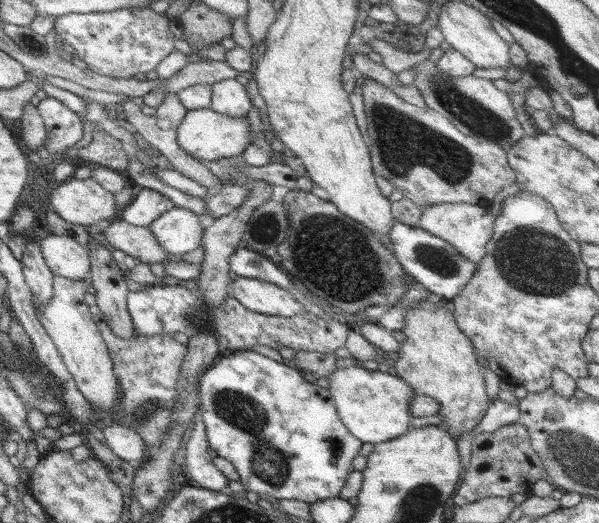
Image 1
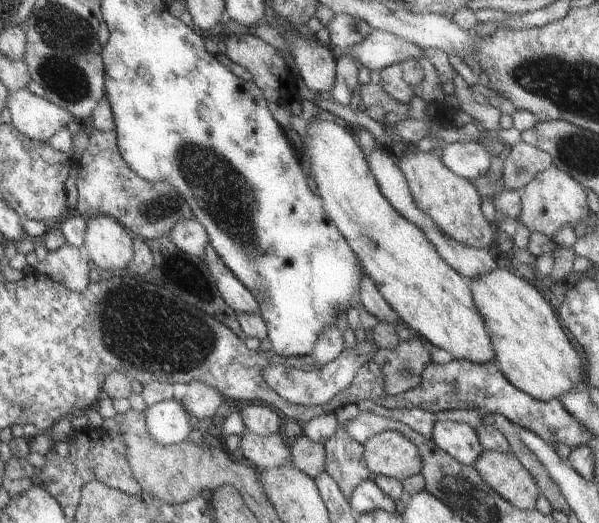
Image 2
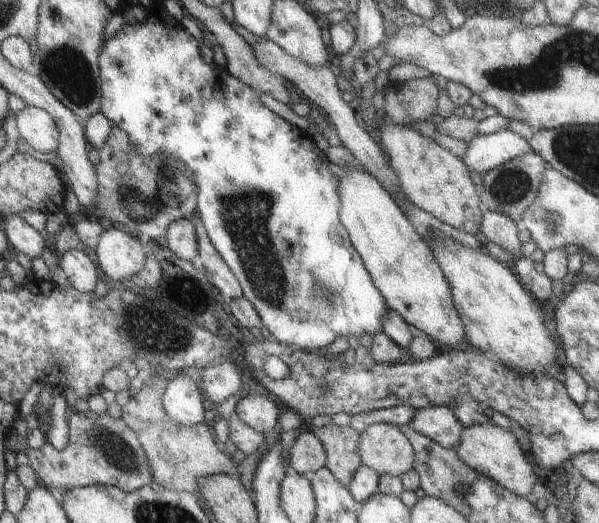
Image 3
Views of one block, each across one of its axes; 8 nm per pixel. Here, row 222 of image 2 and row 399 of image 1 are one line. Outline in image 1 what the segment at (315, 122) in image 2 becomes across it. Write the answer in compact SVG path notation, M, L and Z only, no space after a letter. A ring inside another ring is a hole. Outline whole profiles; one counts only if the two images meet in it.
M361 366L336 369L329 378L329 388L344 426L352 436L366 444L380 444L402 436L411 428L409 406L415 390L396 374L371 371Z

